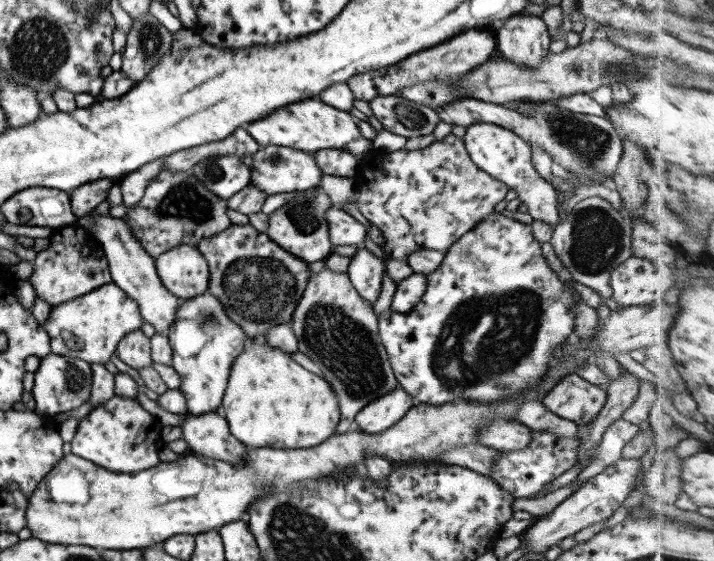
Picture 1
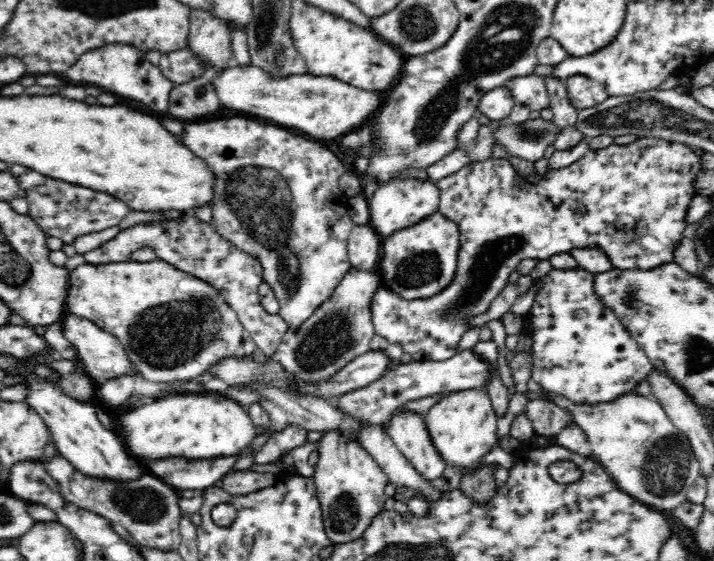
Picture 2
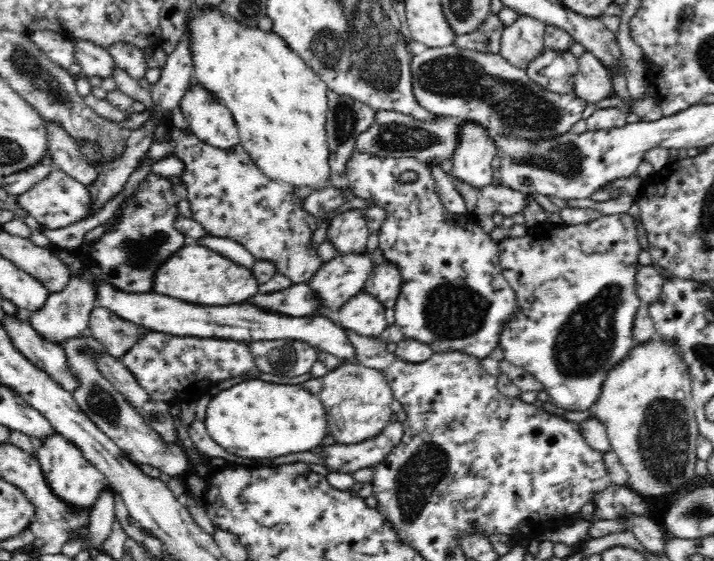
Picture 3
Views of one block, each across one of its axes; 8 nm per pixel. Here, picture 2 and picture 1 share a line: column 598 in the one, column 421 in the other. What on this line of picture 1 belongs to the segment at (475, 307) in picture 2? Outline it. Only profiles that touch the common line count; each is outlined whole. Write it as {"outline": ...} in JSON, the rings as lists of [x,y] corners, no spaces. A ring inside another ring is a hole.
{"outline":[[[452,133],[418,150],[399,149],[386,153],[370,150],[358,159],[356,170],[357,174],[352,179],[358,189],[358,211],[380,230],[383,237],[381,249],[387,260],[406,261],[411,253],[422,249],[446,252],[462,234],[490,215],[495,204],[503,200],[508,190],[502,182],[479,170],[479,167],[471,162],[462,138]]]}

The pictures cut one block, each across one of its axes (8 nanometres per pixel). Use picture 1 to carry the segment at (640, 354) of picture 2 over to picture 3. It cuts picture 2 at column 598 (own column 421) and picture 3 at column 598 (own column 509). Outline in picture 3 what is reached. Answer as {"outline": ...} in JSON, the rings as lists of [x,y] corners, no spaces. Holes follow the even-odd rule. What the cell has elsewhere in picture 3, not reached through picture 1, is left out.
{"outline":[[[610,214],[610,216],[600,216],[592,222],[586,224],[578,224],[578,226],[565,225],[560,227],[558,231],[552,229],[549,233],[545,232],[537,235],[527,234],[525,236],[506,237],[499,241],[498,255],[499,265],[506,280],[510,283],[512,290],[516,293],[518,305],[522,307],[520,310],[522,316],[518,314],[516,318],[512,318],[502,332],[500,338],[500,348],[505,356],[505,360],[526,370],[536,377],[539,384],[544,385],[544,390],[550,395],[551,401],[556,406],[571,410],[586,410],[592,408],[593,404],[598,400],[601,388],[606,378],[606,374],[613,368],[617,362],[620,362],[636,344],[633,339],[632,329],[634,315],[637,306],[642,304],[637,291],[635,290],[635,278],[637,270],[640,268],[638,264],[638,255],[642,251],[638,239],[636,239],[636,224],[634,218],[628,214]]]}

